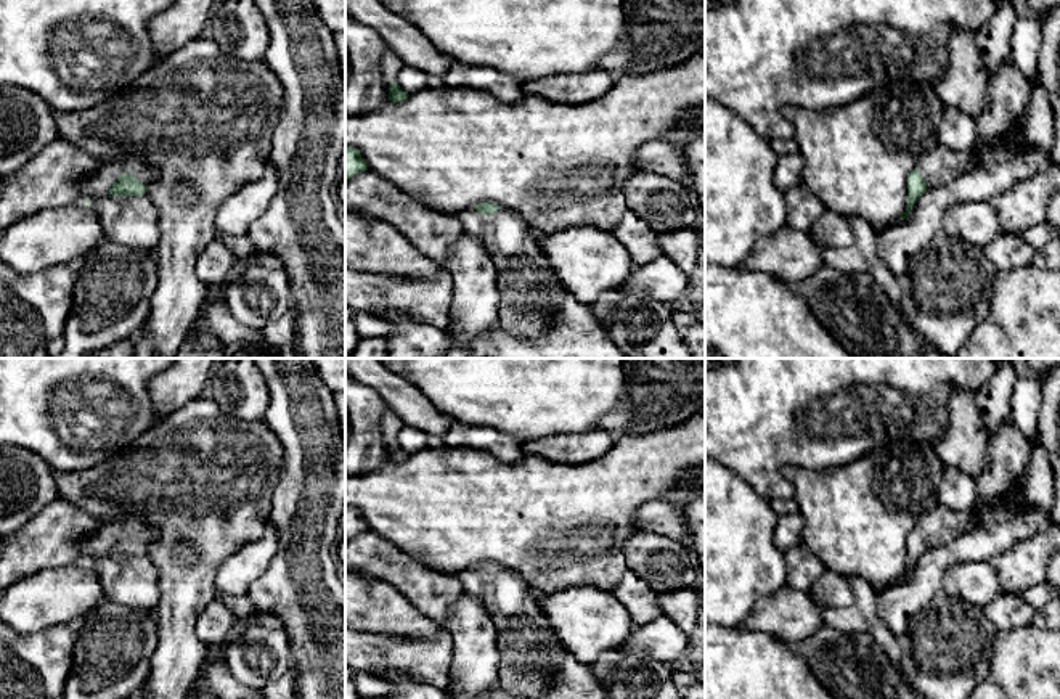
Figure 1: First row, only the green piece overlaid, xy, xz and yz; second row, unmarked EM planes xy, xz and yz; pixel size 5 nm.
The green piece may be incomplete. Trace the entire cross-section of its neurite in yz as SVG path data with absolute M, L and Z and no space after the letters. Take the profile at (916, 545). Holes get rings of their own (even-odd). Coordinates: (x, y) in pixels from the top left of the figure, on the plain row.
M980 503L964 513L938 505L933 511L920 516L917 527L907 537L907 566L899 580L907 577L915 561L928 548L943 546L965 533L973 525L980 509Z

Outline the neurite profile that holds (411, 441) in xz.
M403 426L403 429L397 435L397 444L403 452L413 455L427 448L427 437L429 434L421 429Z

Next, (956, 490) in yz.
M946 466L936 488L938 505L964 513L978 498L976 480L957 468Z

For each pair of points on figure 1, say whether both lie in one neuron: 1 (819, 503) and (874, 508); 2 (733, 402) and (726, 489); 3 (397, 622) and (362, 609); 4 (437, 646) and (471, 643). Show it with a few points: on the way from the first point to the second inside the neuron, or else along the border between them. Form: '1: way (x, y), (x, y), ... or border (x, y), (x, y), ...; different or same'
1: way (832, 503), (842, 508), (861, 508); same
2: border (721, 463), (739, 474), (757, 492); different
3: way (389, 614), (381, 609), (370, 609); same
4: border (444, 629), (452, 638), (448, 682); different

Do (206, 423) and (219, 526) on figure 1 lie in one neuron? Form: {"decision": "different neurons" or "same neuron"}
{"decision": "same neuron"}

